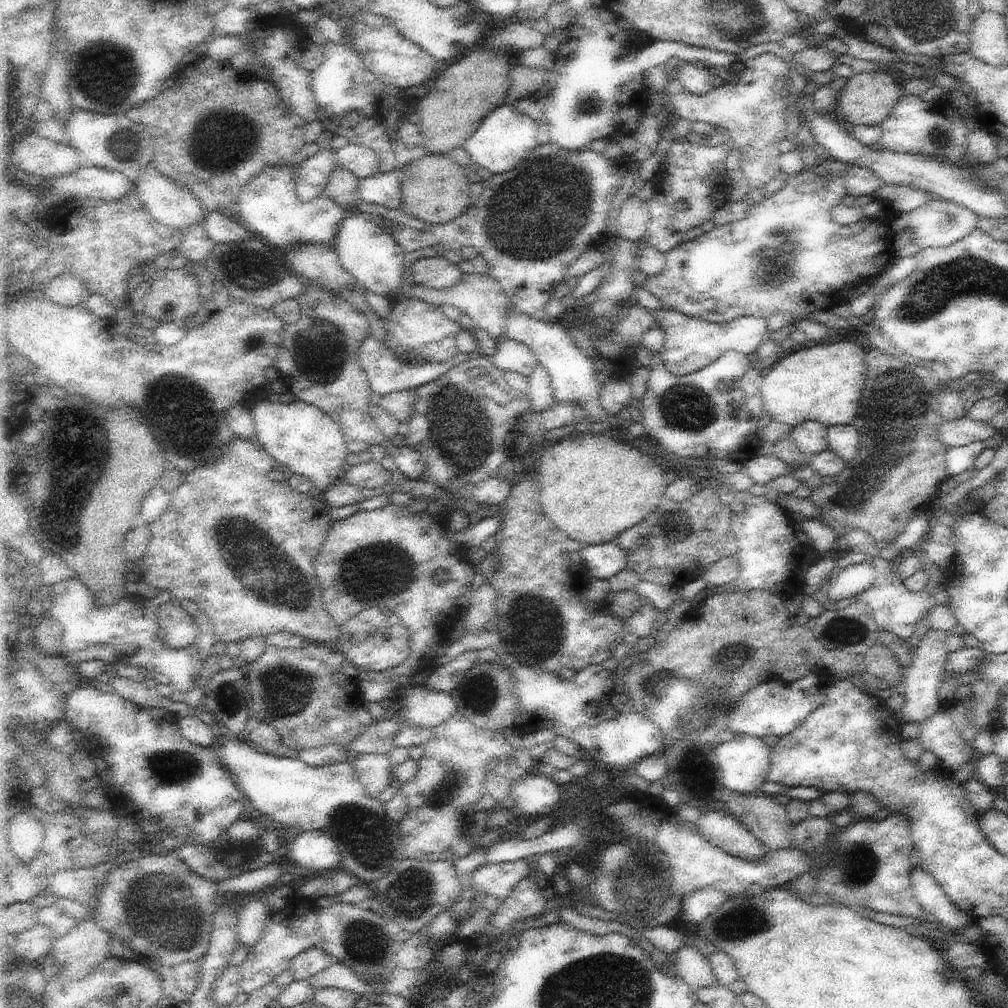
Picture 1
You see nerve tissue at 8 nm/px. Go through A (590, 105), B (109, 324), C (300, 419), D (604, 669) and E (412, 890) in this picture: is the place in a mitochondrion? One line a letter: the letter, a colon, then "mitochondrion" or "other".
A: mitochondrion
B: other
C: other
D: other
E: mitochondrion

